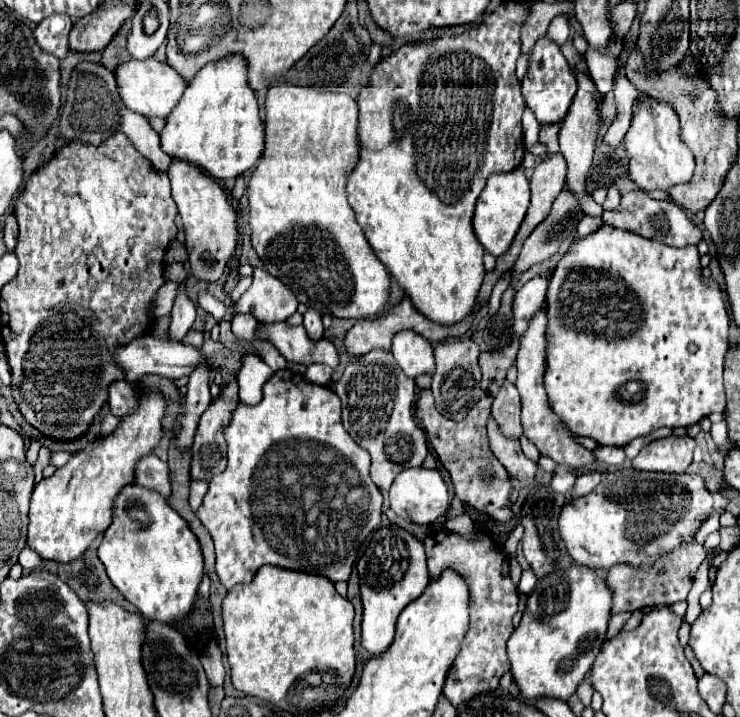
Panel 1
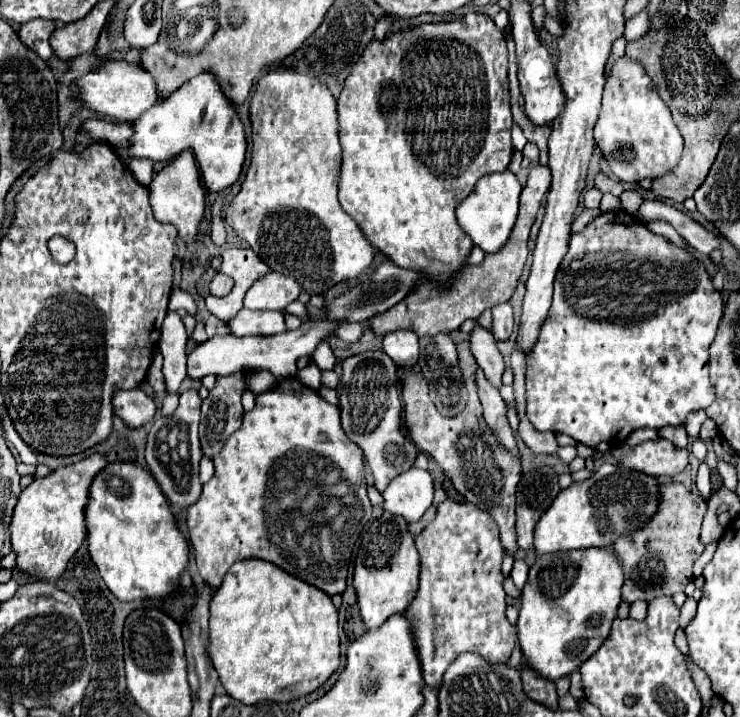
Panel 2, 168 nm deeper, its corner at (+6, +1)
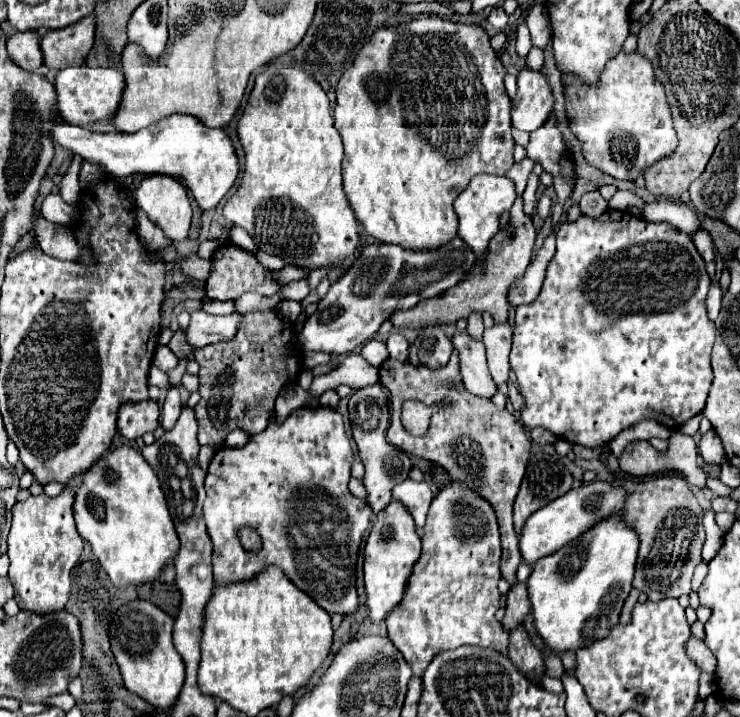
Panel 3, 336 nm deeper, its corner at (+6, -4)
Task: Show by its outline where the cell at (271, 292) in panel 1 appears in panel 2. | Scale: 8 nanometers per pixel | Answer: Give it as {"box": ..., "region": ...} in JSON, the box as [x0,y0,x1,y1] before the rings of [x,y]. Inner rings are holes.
{"box":[244,273,302,311],"region":[[[270,273],[264,279],[258,279],[244,297],[246,309],[276,309],[284,311],[284,307],[298,299],[302,287],[290,275]]]}

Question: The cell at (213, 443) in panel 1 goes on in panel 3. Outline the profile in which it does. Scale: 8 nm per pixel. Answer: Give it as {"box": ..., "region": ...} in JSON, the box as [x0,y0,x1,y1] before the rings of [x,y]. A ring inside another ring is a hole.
{"box":[194,308,296,448],"region":[[[272,308],[268,312],[248,312],[244,314],[242,326],[238,334],[228,342],[208,344],[204,348],[198,348],[194,352],[196,362],[200,364],[200,396],[202,400],[196,404],[194,412],[198,418],[198,442],[202,446],[220,448],[226,442],[226,436],[234,428],[246,428],[250,434],[262,432],[268,426],[268,414],[274,410],[274,400],[284,384],[290,382],[290,366],[288,366],[288,346],[292,346],[296,340],[296,332],[292,328],[292,322],[286,322],[278,316],[278,312]]]}

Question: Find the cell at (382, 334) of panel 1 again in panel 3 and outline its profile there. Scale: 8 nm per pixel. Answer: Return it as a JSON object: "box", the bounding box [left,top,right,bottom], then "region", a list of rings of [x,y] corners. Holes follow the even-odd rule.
{"box":[390,198,536,330],"region":[[[518,198],[510,210],[510,220],[508,222],[516,222],[514,228],[514,236],[508,234],[508,226],[502,228],[496,238],[490,240],[488,244],[488,256],[484,262],[476,262],[474,268],[470,270],[468,278],[462,280],[460,284],[456,284],[454,288],[448,288],[448,292],[442,292],[440,296],[434,296],[432,300],[422,300],[420,304],[416,304],[416,308],[410,308],[408,312],[394,312],[390,316],[390,322],[394,328],[404,330],[416,330],[416,328],[428,328],[428,326],[442,326],[442,324],[456,324],[456,320],[470,316],[472,312],[490,312],[494,316],[496,322],[504,322],[508,320],[508,292],[512,288],[512,284],[524,276],[528,264],[530,264],[530,256],[532,256],[532,246],[534,246],[534,238],[536,238],[536,230],[532,224],[532,218],[524,212],[524,202],[522,198]]]}

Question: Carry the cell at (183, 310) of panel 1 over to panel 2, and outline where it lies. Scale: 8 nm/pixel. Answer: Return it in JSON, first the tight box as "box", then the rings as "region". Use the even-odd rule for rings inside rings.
{"box":[158,311,188,395],"region":[[[170,311],[162,325],[162,335],[158,341],[158,349],[164,357],[164,381],[166,393],[174,395],[180,389],[180,383],[186,377],[186,343],[188,335],[184,331],[184,323],[178,313]]]}

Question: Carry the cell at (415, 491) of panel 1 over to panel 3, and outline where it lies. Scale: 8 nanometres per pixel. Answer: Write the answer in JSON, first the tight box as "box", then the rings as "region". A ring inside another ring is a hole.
{"box":[392,478,432,528],"region":[[[408,478],[392,490],[392,498],[406,506],[406,510],[412,514],[418,528],[424,526],[428,506],[432,502],[432,490],[426,482],[414,482]]]}

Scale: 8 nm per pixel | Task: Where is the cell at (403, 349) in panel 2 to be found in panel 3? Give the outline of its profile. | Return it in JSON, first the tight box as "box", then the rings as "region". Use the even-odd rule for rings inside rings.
{"box":[386,332,410,362],"region":[[[392,332],[386,340],[386,346],[388,346],[388,352],[390,352],[390,358],[396,358],[400,362],[408,360],[408,352],[410,352],[410,342],[400,334],[400,332]]]}

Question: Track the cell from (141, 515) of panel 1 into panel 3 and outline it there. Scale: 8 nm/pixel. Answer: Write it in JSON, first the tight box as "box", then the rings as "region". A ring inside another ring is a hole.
{"box":[74,446,178,588],"region":[[[120,446],[96,460],[82,476],[74,500],[76,528],[90,542],[94,556],[116,588],[156,580],[176,556],[178,540],[158,476],[130,446]]]}

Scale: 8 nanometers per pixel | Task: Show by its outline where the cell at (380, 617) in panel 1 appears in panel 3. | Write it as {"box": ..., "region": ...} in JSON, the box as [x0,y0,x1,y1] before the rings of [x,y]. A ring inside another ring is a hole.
{"box":[364,500,420,624],"region":[[[392,500],[384,512],[378,512],[372,530],[364,546],[364,586],[366,586],[366,604],[370,610],[370,620],[374,624],[382,622],[388,612],[392,612],[404,598],[408,578],[420,556],[420,536],[416,534],[414,520],[408,516],[408,510]]]}

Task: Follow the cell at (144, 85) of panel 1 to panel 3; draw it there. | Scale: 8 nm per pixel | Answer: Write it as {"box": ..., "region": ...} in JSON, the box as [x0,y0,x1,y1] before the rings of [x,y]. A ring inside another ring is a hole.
{"box":[54,66,124,126],"region":[[[70,66],[58,72],[54,88],[58,94],[58,112],[68,124],[76,124],[76,126],[112,124],[120,108],[120,100],[124,96],[124,74],[112,68]]]}

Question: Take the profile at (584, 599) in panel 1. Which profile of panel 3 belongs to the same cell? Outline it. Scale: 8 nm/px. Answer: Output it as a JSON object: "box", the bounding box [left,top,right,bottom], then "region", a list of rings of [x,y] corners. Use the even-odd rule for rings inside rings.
{"box":[528,516,638,654],"region":[[[614,516],[612,520],[604,520],[594,528],[590,528],[584,536],[580,536],[580,540],[574,540],[560,552],[546,556],[544,560],[538,560],[534,564],[534,570],[528,578],[528,596],[532,604],[536,634],[544,640],[544,646],[550,654],[574,652],[586,648],[588,644],[594,644],[596,640],[602,640],[602,636],[608,636],[610,628],[618,622],[624,600],[630,594],[636,554],[638,554],[638,536],[624,526],[620,516]]]}

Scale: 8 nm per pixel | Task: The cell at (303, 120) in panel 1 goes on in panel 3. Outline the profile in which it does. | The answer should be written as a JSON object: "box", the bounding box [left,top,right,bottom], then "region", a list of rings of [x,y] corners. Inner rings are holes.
{"box":[224,66,360,272],"region":[[[296,66],[264,68],[256,76],[254,90],[238,120],[238,136],[246,152],[246,164],[238,190],[224,206],[226,222],[244,228],[260,250],[280,256],[286,264],[308,272],[322,266],[342,268],[344,260],[360,248],[360,234],[358,220],[342,190],[342,140],[334,128],[330,102],[322,86],[314,78],[308,80],[308,74]]]}

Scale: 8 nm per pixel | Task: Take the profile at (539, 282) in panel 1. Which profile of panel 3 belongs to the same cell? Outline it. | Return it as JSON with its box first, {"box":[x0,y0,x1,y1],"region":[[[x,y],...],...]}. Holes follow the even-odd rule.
{"box":[484,322,512,386],"region":[[[510,322],[494,324],[492,328],[484,330],[484,346],[486,346],[486,358],[490,366],[490,374],[498,386],[508,382],[508,354],[512,346],[512,326]]]}

